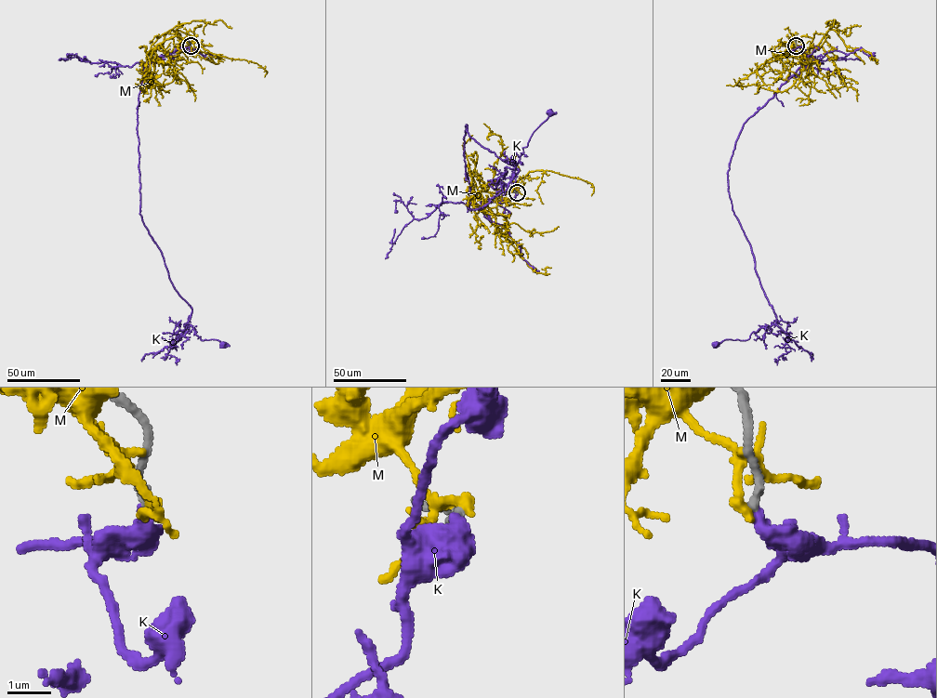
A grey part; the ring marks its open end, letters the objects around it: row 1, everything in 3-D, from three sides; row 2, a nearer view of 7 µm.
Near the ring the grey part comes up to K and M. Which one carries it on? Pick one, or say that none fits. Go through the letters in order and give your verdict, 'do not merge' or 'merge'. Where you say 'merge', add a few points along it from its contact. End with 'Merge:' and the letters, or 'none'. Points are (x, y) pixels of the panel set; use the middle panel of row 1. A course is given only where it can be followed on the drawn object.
K: do not merge
M: do not merge
Merge: none

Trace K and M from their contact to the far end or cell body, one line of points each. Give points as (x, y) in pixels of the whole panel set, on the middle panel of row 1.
K: (517, 193), (479, 207), (469, 202), (466, 125), (516, 174), (522, 148), (550, 111)
M: (517, 192), (479, 191), (474, 202), (533, 270), (545, 274), (545, 269), (551, 268)

